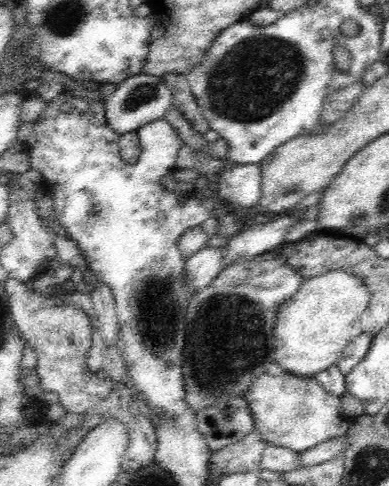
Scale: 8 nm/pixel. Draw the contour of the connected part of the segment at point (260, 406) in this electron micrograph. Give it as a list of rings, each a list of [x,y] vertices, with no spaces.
[[[262,374],[258,376],[243,398],[248,402],[255,430],[270,444],[284,446],[294,452],[302,452],[331,438],[347,434],[353,419],[344,415],[339,397],[324,390],[314,377],[280,376]]]

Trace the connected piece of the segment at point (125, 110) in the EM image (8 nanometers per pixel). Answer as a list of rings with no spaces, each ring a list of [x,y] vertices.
[[[138,73],[119,82],[114,92],[105,99],[106,122],[119,136],[137,132],[144,124],[162,118],[171,105],[172,89],[162,77]]]

